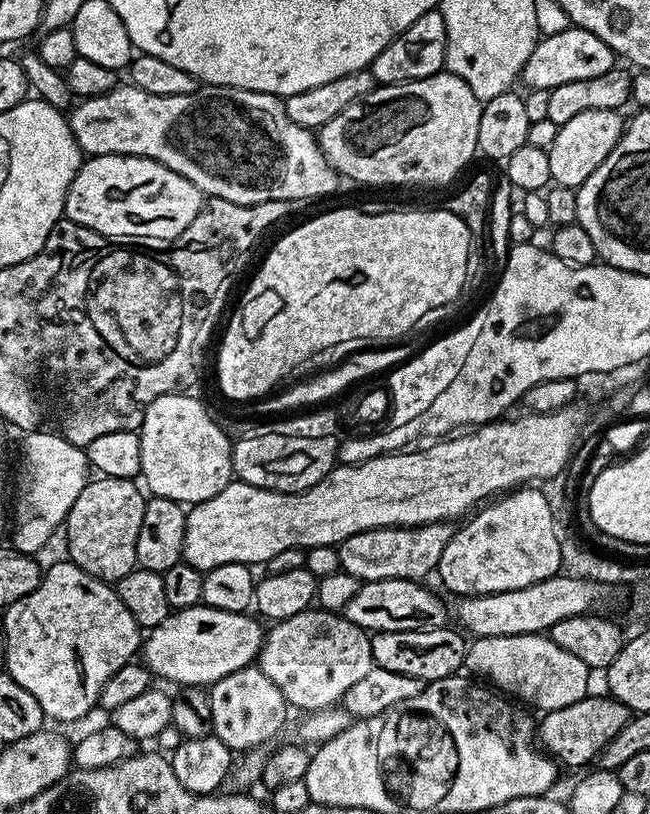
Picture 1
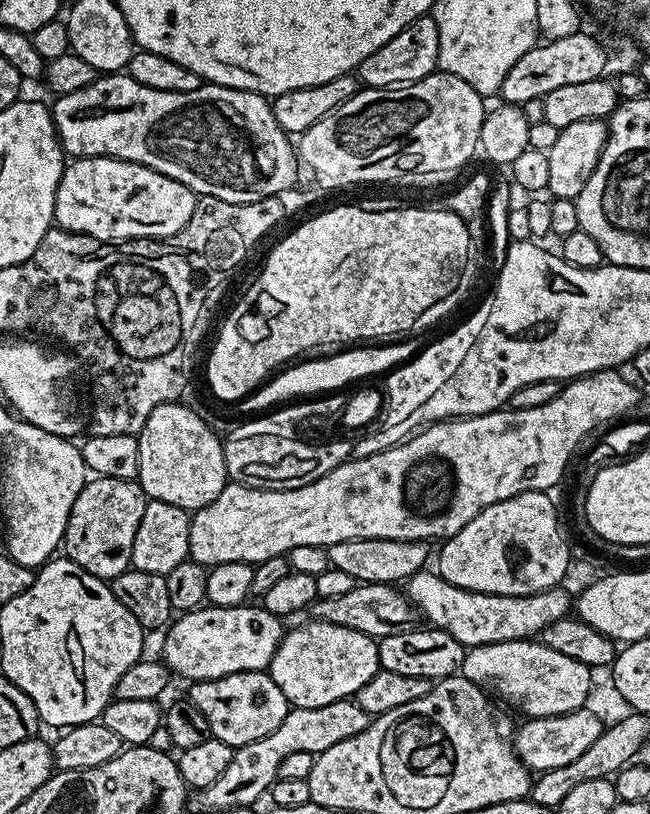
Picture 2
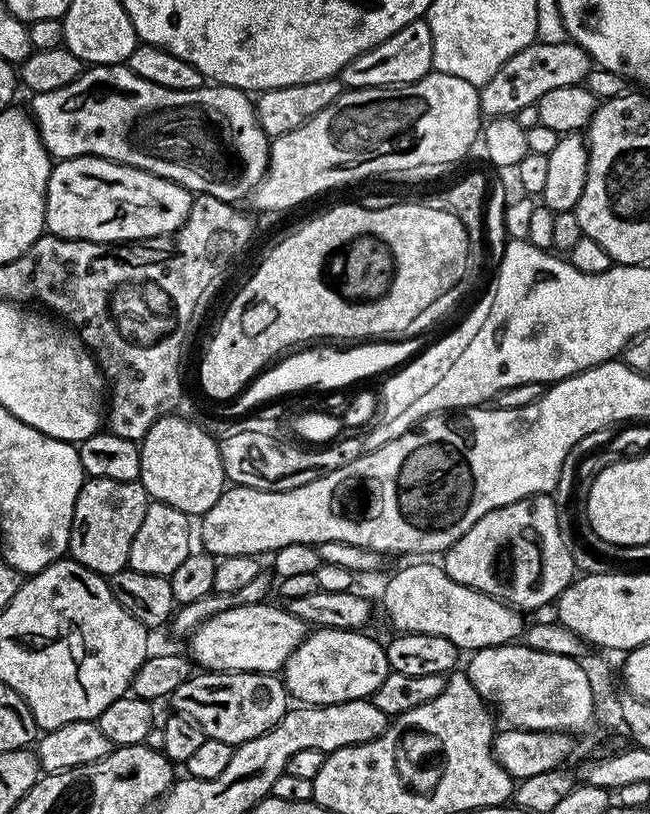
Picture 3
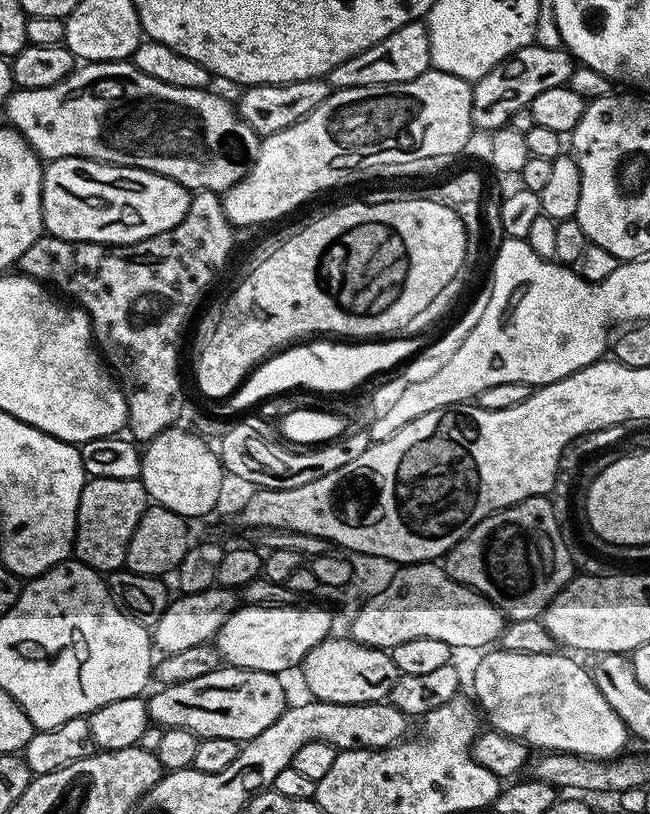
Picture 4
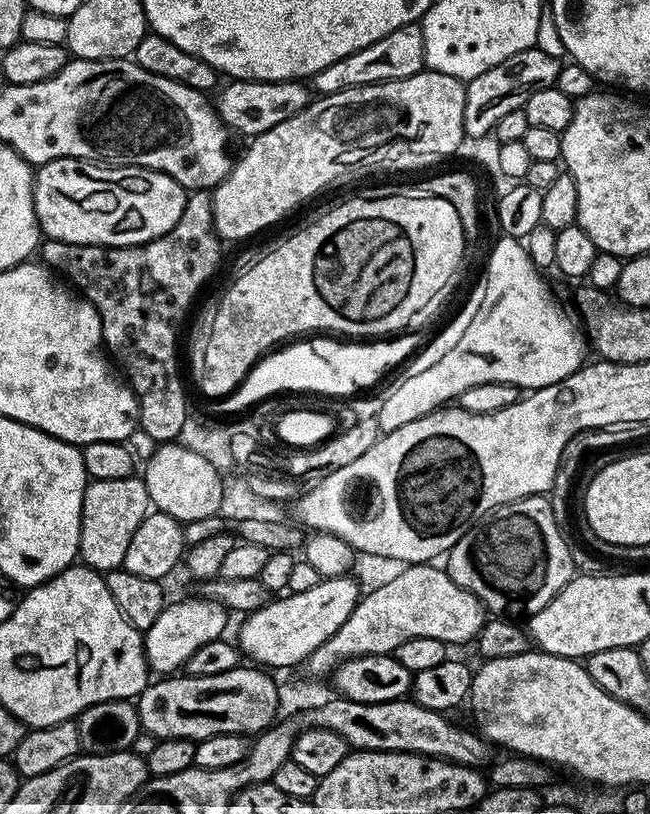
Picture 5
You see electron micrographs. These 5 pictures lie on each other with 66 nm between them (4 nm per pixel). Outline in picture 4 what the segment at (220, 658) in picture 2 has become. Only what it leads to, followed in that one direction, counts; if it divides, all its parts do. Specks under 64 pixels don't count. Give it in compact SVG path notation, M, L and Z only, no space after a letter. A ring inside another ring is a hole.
M299 603L283 604L273 608L255 606L237 607L230 618L218 629L214 645L220 652L225 665L245 668L246 670L268 671L285 674L292 667L303 665L306 654L318 646L318 642L329 639L332 616L316 604L300 608Z

